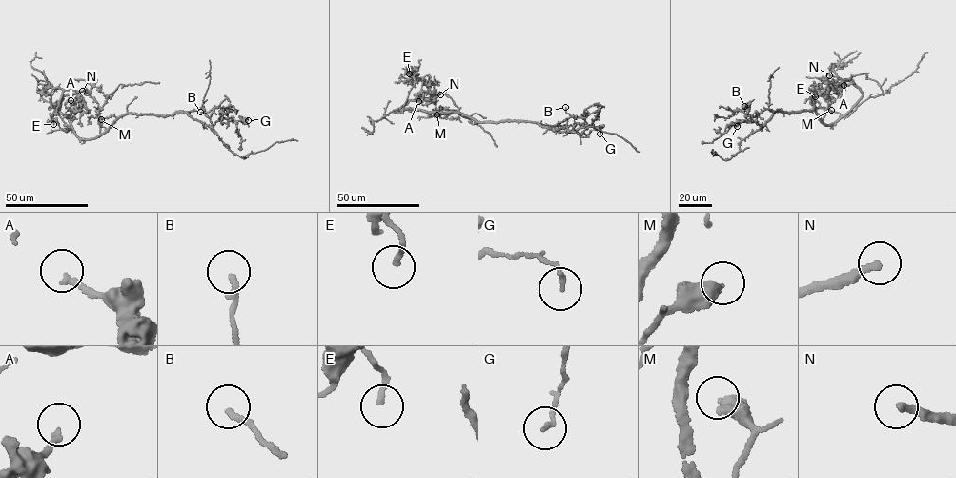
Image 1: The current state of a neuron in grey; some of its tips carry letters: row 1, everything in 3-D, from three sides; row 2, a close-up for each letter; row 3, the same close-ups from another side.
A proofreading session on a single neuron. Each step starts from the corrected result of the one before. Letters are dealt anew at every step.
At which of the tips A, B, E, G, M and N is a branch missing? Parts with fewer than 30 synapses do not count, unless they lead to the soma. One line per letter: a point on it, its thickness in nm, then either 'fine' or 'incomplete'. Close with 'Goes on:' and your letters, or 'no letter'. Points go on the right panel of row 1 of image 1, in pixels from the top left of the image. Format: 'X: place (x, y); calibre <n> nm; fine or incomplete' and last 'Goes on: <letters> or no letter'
A: place (844, 85); calibre 200 nm; fine
B: place (744, 106); calibre 200 nm; fine
E: place (815, 96); calibre 170 nm; fine
G: place (737, 126); calibre 160 nm; fine
M: place (831, 110); calibre 440 nm; fine
N: place (829, 75); calibre 240 nm; incomplete
Goes on: N

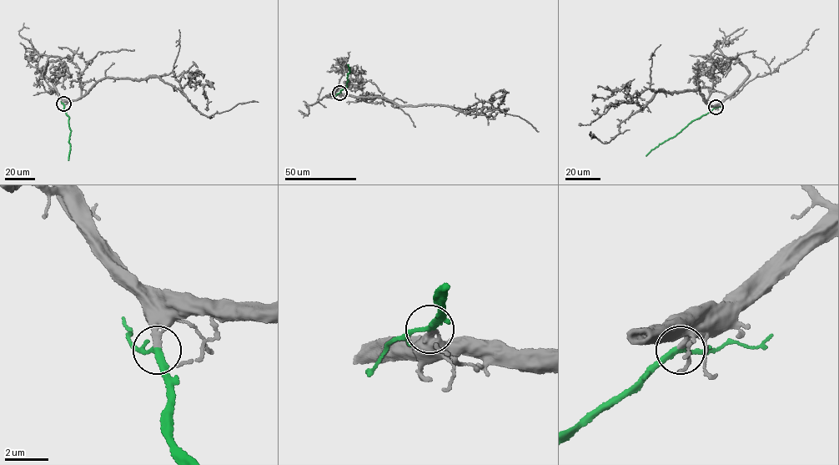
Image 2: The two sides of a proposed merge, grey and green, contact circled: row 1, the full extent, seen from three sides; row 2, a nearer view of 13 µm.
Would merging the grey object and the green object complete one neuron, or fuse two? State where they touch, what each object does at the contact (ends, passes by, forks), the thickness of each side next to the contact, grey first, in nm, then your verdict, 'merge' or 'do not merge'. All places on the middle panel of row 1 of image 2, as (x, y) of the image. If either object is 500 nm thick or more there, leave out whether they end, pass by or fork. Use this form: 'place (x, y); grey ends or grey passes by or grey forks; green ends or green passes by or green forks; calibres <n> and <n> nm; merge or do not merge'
place (339, 93); grey ends; green passes by; calibres 280 and 240 nm; merge

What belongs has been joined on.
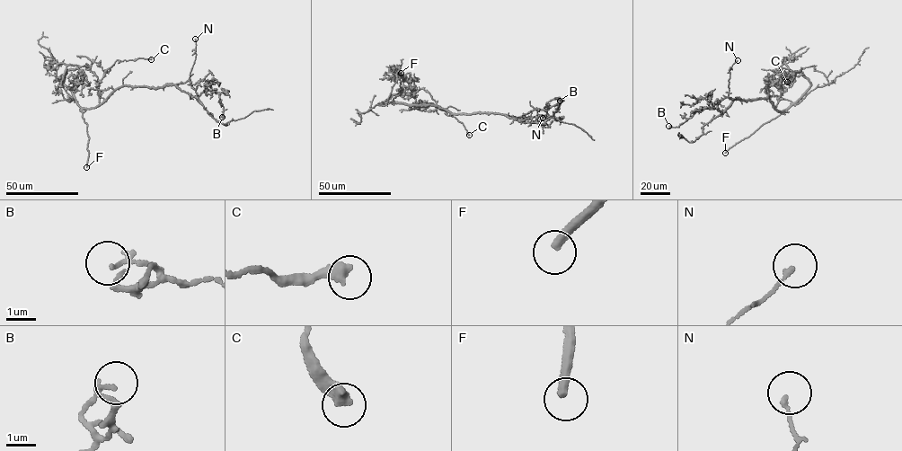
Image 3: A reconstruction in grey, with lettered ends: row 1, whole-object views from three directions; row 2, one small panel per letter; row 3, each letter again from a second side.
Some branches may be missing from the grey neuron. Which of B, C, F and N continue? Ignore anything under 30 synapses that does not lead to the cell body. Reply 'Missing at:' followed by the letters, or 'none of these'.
Missing at: F

